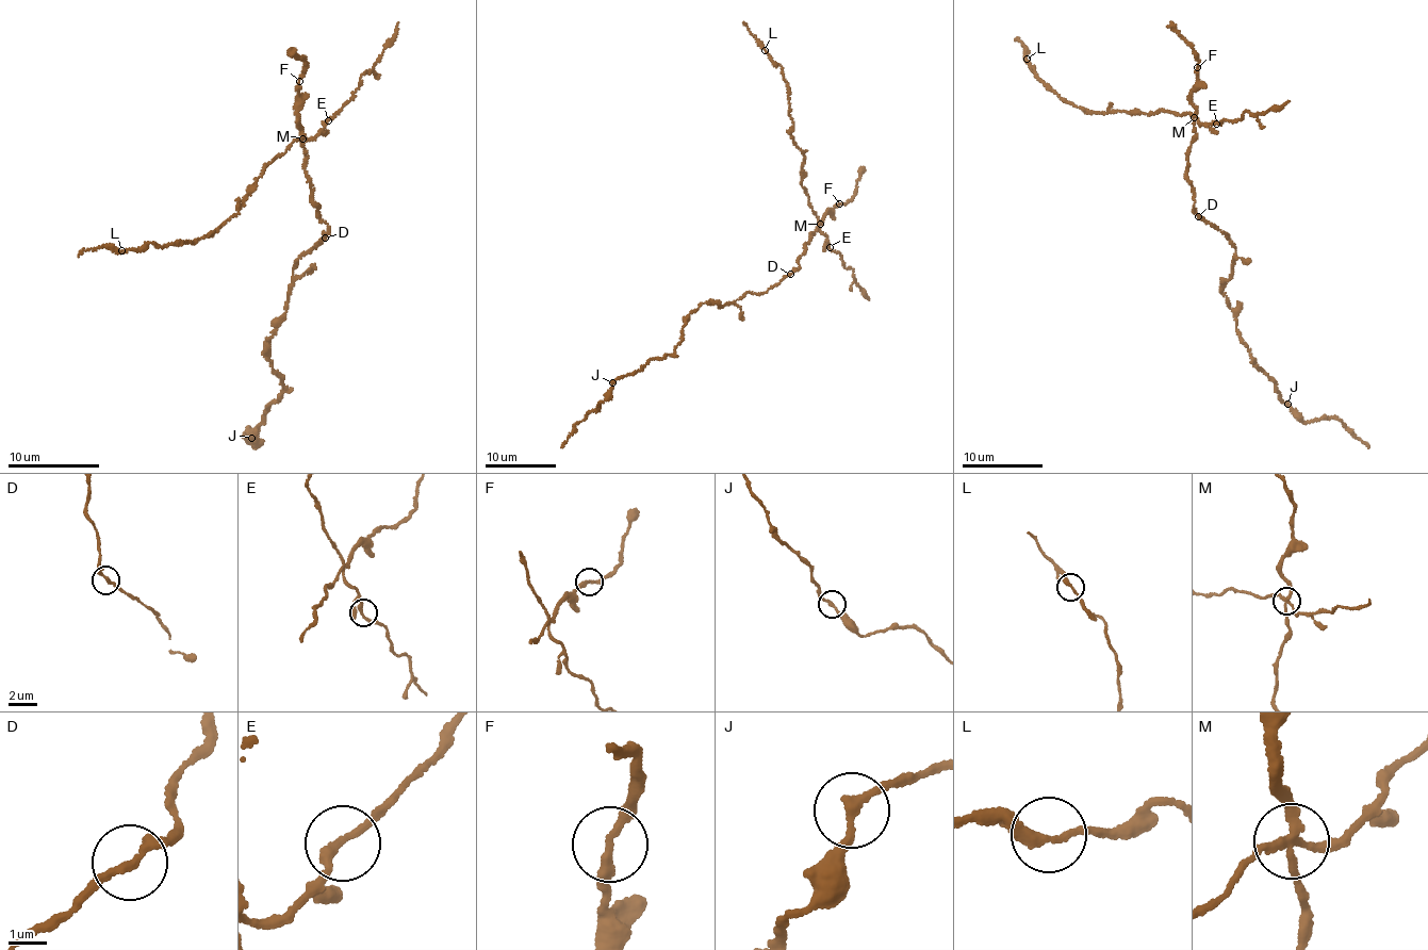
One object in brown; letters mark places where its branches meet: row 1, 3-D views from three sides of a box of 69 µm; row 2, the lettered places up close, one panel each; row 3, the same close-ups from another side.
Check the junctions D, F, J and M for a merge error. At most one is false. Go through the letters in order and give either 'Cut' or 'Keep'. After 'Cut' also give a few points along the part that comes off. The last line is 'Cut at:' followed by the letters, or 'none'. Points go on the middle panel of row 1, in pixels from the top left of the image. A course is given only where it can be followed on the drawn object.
D: Keep
F: Keep
J: Keep
M: Cut. Course of the part to remove: (819, 224), (802, 185), (804, 153), (792, 141), (788, 89), (780, 66), (771, 60), (742, 22)
Cut at: M

